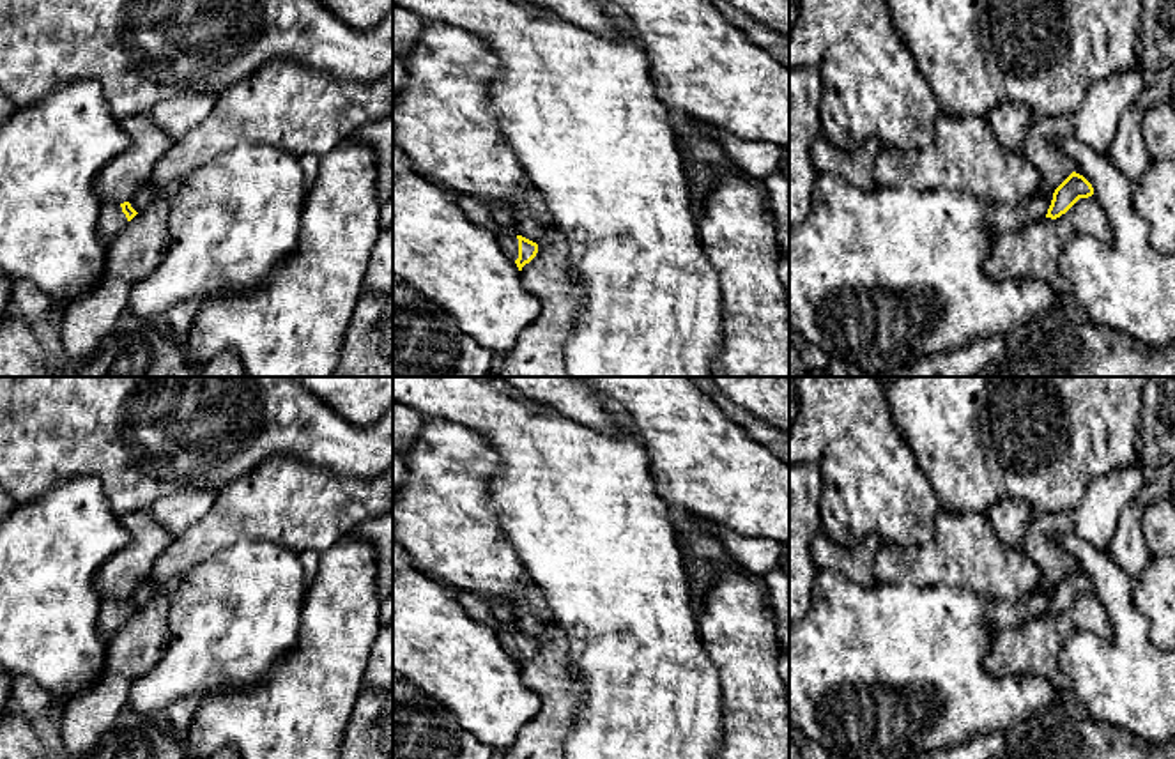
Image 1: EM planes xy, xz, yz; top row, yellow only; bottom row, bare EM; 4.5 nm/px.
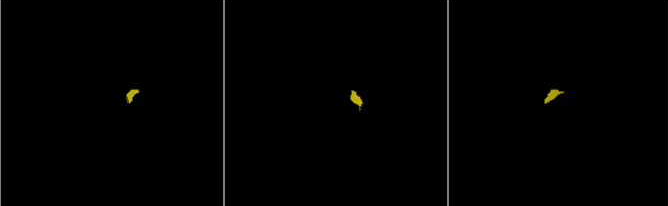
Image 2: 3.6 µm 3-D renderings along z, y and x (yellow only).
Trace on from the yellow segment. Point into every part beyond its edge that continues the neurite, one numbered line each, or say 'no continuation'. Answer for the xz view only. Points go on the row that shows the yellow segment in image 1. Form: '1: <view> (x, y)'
1: xz (508, 243)

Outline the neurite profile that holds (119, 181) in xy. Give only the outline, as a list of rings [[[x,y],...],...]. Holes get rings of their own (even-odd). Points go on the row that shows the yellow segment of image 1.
[[[147,115],[120,120],[131,136],[126,152],[111,159],[96,177],[94,189],[103,202],[131,202],[138,188],[149,182],[156,161],[173,145],[157,124]]]

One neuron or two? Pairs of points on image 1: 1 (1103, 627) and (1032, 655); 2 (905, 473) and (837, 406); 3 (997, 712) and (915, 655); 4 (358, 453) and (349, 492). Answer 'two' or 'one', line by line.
1: one
2: one
3: one
4: two

